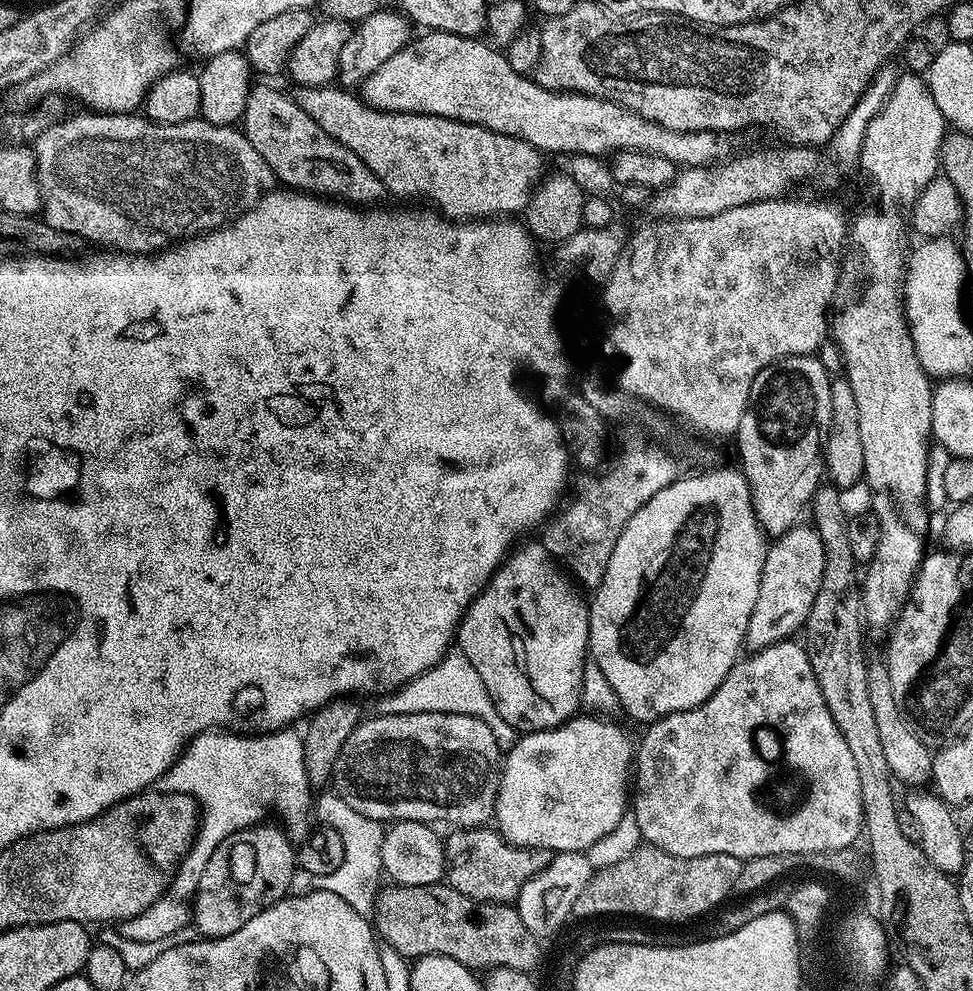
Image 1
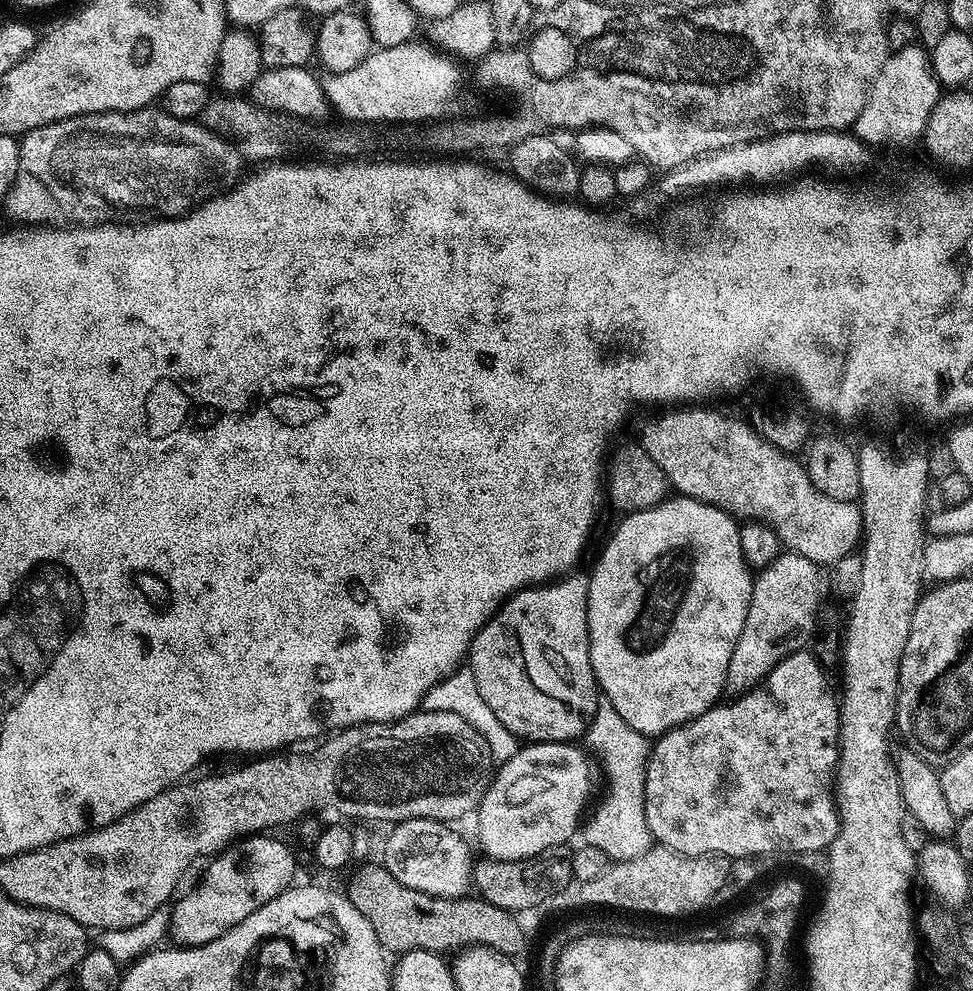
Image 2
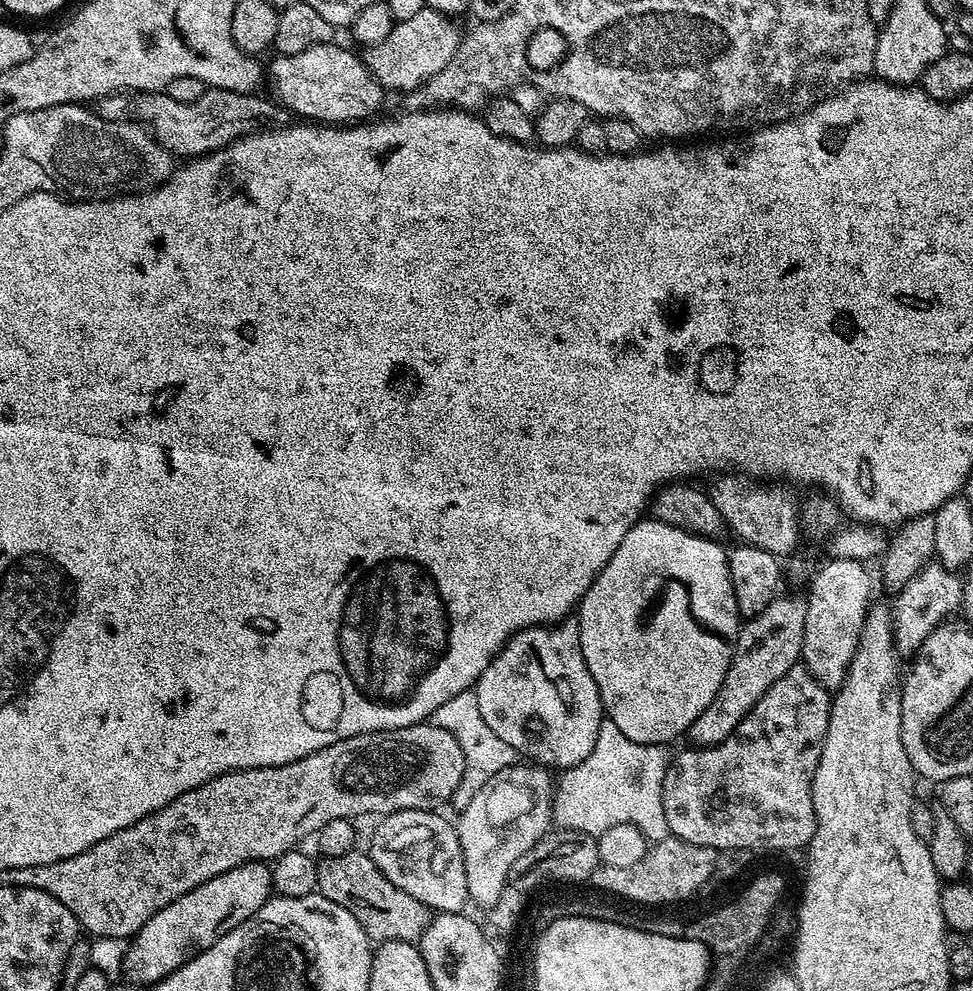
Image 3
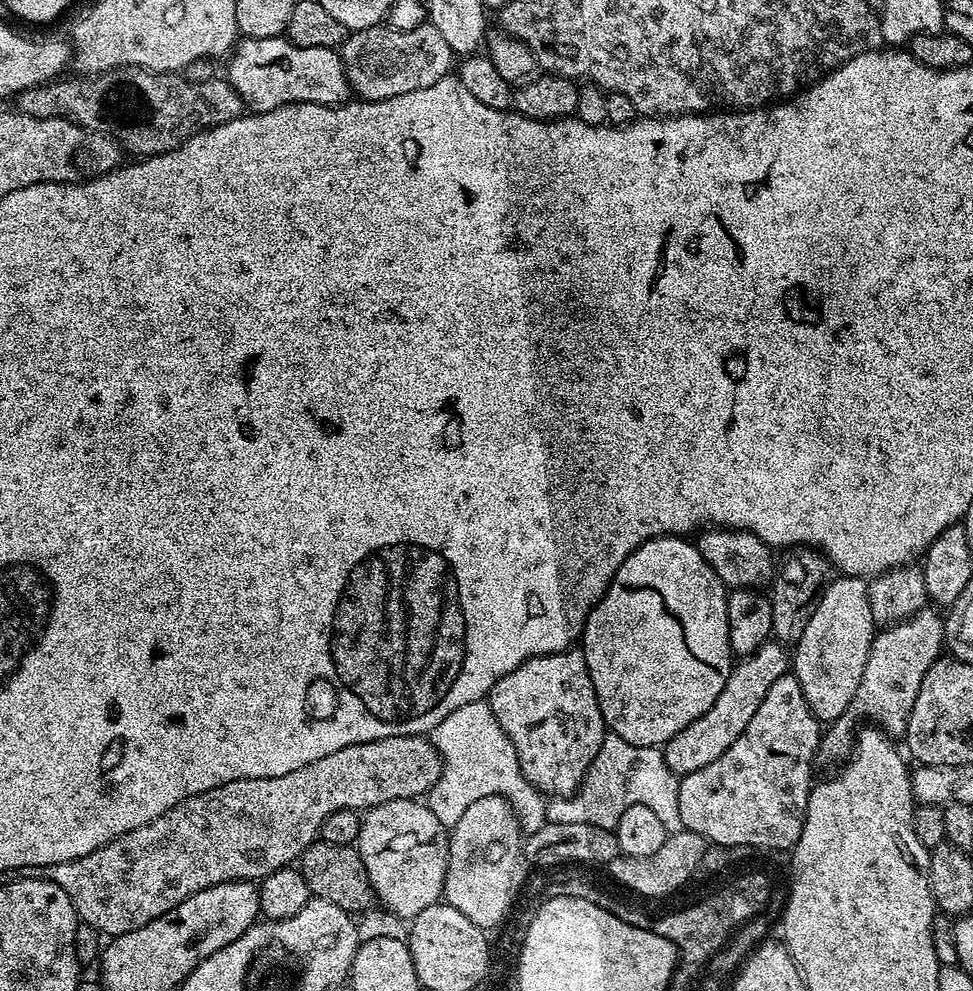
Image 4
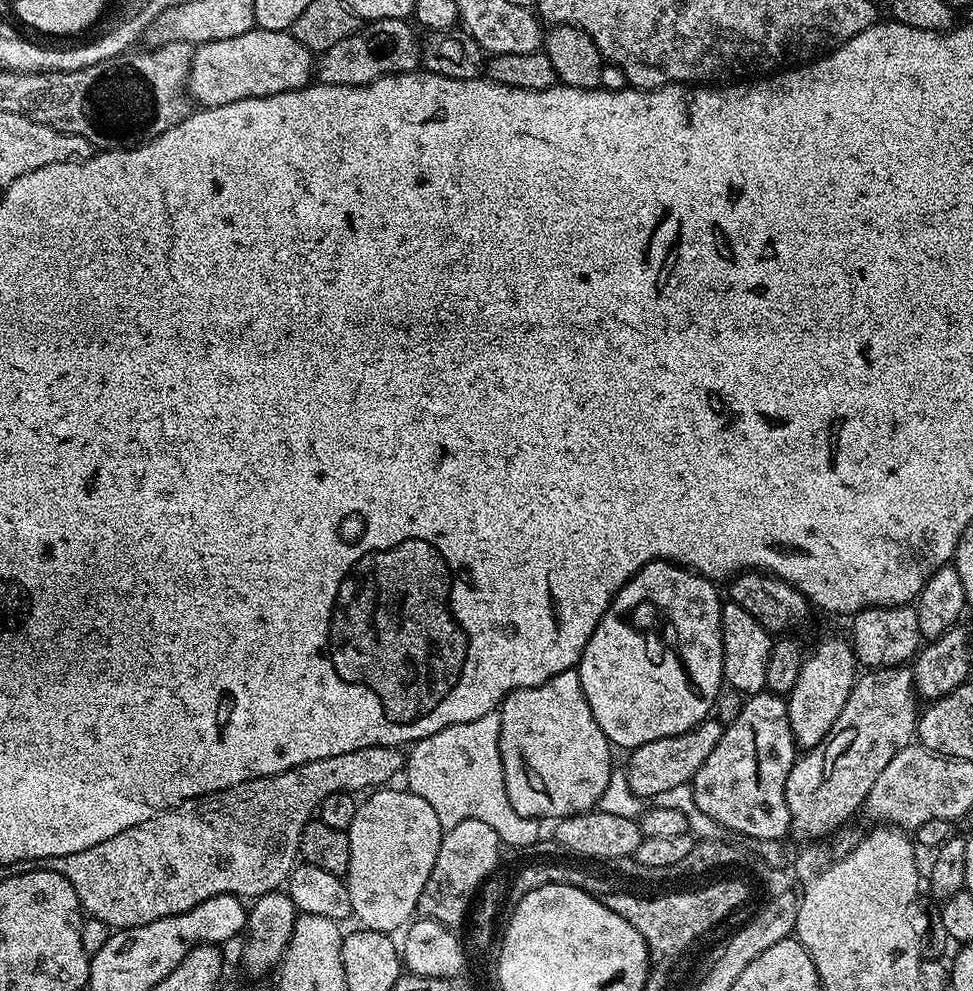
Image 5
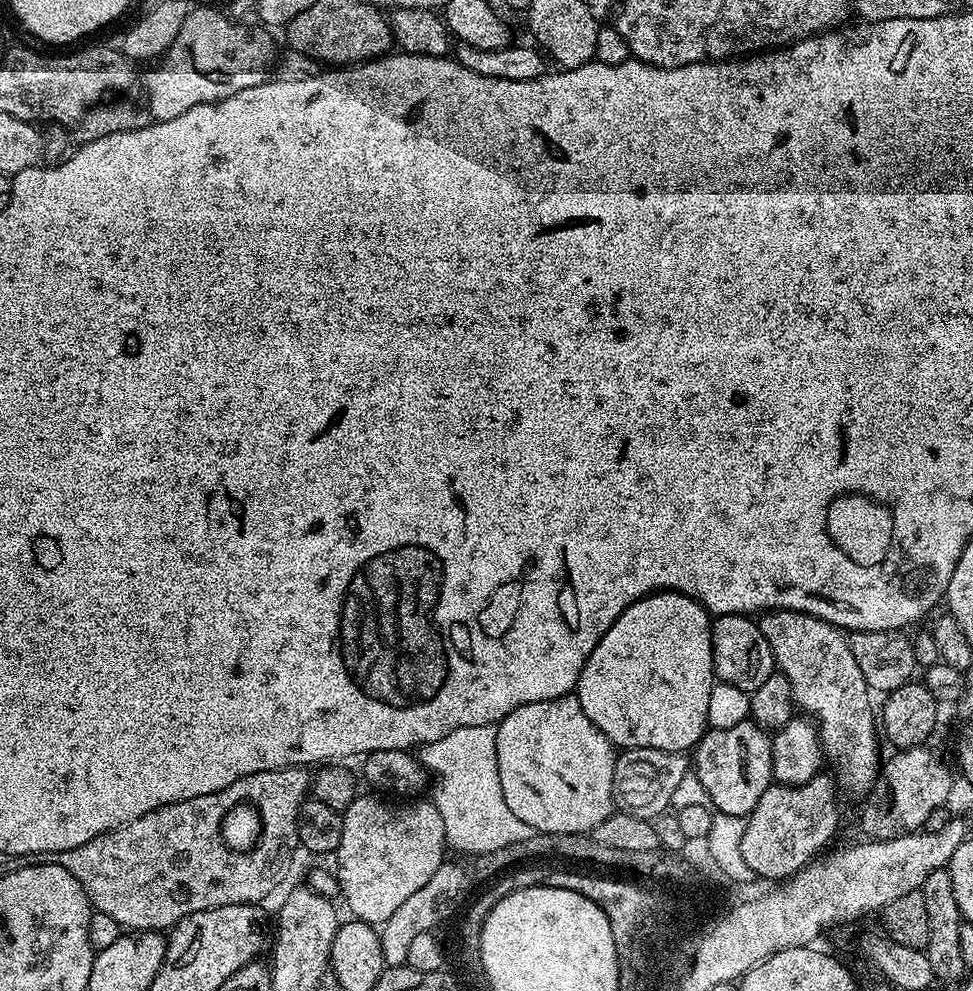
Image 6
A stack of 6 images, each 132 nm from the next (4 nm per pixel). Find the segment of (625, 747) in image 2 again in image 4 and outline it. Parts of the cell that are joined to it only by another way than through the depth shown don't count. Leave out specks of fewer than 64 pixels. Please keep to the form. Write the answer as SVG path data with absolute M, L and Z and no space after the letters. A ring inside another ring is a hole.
M605 735L594 762L580 787L570 796L561 796L547 801L549 824L589 824L615 829L616 823L630 806L642 803L654 810L668 834L685 831L682 816L678 814L678 790L680 780L666 766L663 751L659 747L634 746L626 738Z

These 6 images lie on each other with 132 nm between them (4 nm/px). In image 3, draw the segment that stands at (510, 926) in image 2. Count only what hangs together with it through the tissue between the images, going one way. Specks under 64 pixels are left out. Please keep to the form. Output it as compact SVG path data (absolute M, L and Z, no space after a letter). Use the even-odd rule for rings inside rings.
M353 850L350 854L338 854L338 858L323 857L317 863L317 880L315 891L319 895L330 898L338 906L342 906L362 926L369 941L385 944L386 942L416 942L426 930L434 915L433 909L418 902L418 898L410 898L406 890L398 890L382 870L372 861L367 851Z

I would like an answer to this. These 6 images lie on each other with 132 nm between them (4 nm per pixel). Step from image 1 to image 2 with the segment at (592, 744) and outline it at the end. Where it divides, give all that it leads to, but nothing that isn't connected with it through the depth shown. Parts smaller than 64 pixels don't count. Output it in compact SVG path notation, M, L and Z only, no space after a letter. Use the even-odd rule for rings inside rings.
M532 742L527 746L517 747L514 755L512 755L510 759L503 761L503 763L495 769L489 786L487 790L484 791L484 796L480 800L480 807L477 808L474 813L474 819L476 819L476 836L480 839L481 846L484 847L483 855L485 857L493 860L525 860L531 856L539 856L540 853L546 851L547 848L564 846L564 843L566 843L575 832L577 835L578 825L582 820L580 811L583 810L584 803L588 800L588 764L584 761L583 754L580 753L576 747L577 745L572 742L567 744L537 744Z

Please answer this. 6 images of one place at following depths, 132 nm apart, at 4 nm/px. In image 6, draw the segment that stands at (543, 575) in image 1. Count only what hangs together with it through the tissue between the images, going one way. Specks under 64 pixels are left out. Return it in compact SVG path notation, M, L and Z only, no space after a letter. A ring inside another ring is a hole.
M574 694L523 704L496 725L496 757L502 798L506 798L506 806L510 806L514 818L522 818L533 833L588 834L612 815L617 755L612 741L590 722L590 718L586 718L586 710L582 710L582 702Z

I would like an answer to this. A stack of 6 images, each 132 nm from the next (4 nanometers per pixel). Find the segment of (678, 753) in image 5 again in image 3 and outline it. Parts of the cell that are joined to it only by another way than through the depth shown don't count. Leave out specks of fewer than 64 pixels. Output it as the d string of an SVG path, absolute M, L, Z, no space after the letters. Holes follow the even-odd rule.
M777 594L762 610L762 614L745 619L736 639L736 647L732 649L732 661L726 670L726 678L714 694L714 702L706 706L698 718L688 727L687 739L697 748L712 748L726 738L750 714L750 710L786 670L801 663L803 650L803 630L806 625L807 602L803 595L784 596Z

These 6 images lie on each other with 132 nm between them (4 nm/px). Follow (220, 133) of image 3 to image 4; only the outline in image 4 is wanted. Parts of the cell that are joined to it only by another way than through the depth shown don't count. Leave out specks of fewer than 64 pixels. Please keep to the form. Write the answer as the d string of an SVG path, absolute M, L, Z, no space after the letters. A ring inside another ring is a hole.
M111 68L91 78L57 78L17 92L15 111L34 118L63 116L91 132L110 136L125 153L137 152L140 158L161 156L183 144L196 132L238 118L246 105L227 79L190 82L180 74L148 72L145 68ZM88 80L88 81L84 81Z

